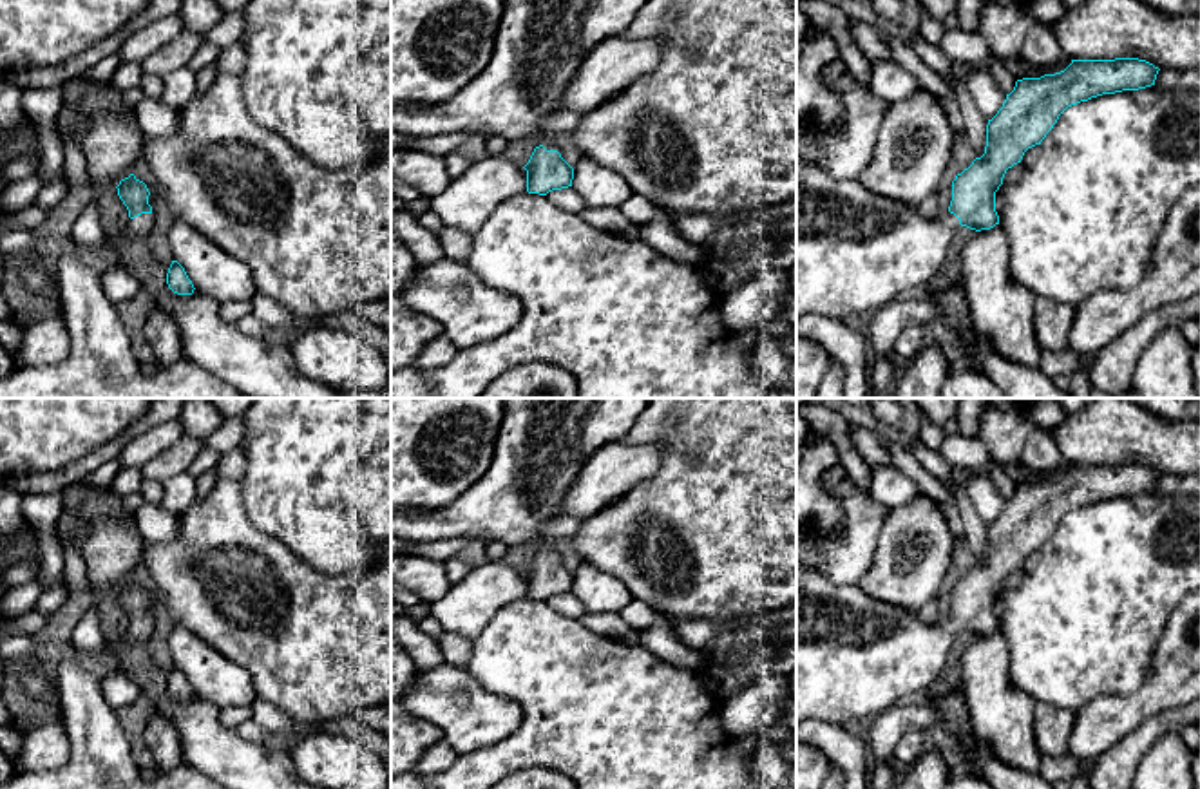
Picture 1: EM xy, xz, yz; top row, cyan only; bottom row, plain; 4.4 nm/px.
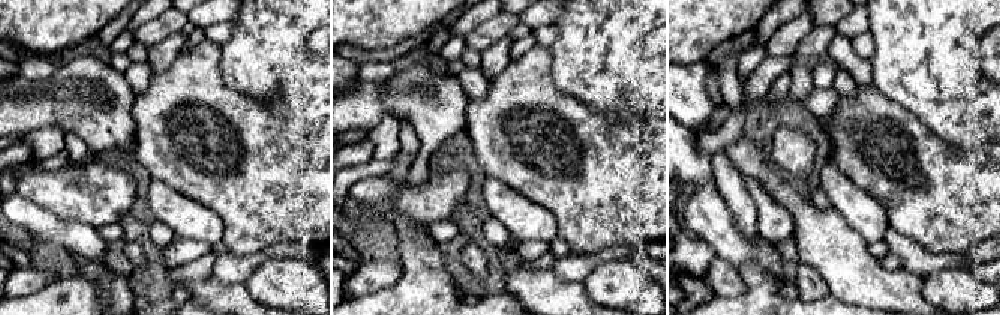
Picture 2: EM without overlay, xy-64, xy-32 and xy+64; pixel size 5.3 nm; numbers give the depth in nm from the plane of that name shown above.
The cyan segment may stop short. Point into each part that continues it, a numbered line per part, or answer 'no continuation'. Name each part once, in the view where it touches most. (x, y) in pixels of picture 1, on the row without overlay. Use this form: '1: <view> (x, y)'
1: xy (140, 632)

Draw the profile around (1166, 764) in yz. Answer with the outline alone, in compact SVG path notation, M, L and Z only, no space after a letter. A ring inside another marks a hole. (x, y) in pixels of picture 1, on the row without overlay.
M1164 733L1140 760L1131 789L1193 789L1191 755L1180 733Z

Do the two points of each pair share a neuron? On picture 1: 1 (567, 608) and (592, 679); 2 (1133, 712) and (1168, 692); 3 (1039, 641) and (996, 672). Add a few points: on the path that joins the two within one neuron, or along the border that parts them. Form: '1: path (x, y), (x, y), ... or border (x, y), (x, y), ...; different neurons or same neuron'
1: border (543, 601), (554, 610), (578, 619); different neurons
2: path (1142, 704), (1159, 693); same neuron
3: border (1000, 627), (1007, 643), (1009, 679), (1034, 699); different neurons

